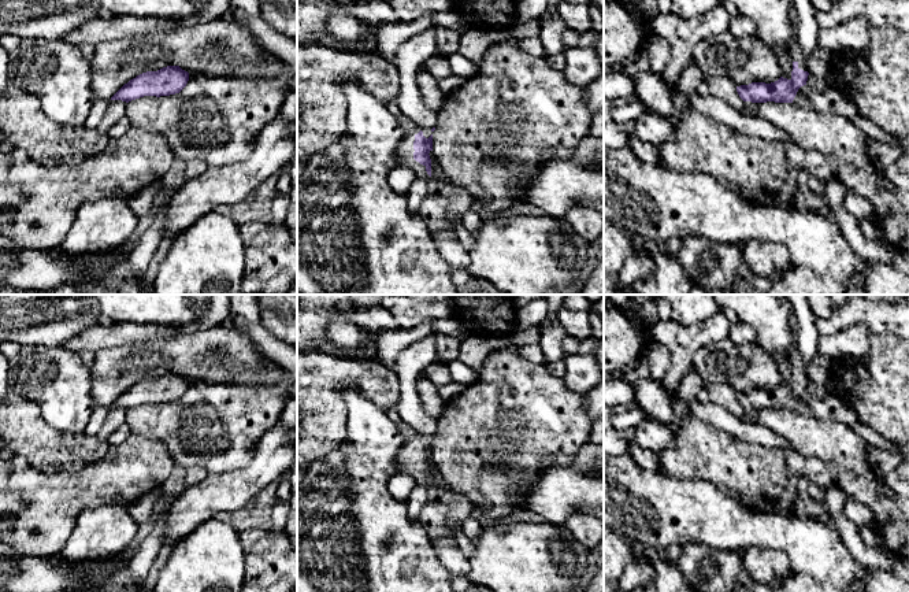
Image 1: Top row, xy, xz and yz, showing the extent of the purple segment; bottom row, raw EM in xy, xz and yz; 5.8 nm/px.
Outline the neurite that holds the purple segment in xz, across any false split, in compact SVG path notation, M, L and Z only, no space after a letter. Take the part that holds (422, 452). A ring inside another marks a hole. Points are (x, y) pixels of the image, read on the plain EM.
M415 436L412 440L405 441L402 448L396 455L398 473L409 473L415 477L416 485L431 484L431 466L430 459L433 458L433 441L426 445L423 439Z

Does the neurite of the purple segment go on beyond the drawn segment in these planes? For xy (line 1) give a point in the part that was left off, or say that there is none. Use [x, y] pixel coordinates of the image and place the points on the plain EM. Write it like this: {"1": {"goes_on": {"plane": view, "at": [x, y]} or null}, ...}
{"1": {"goes_on": null}}

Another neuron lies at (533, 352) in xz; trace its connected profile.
M538 343L531 344L531 345L519 345L516 348L516 352L523 356L524 359L527 359L528 362L537 363L537 365L545 365L545 356L543 356L543 351L539 347Z

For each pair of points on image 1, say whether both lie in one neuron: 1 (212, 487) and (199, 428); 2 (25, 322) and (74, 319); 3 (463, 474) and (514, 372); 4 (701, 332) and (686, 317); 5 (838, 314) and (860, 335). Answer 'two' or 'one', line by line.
1: two
2: one
3: one
4: two
5: two

